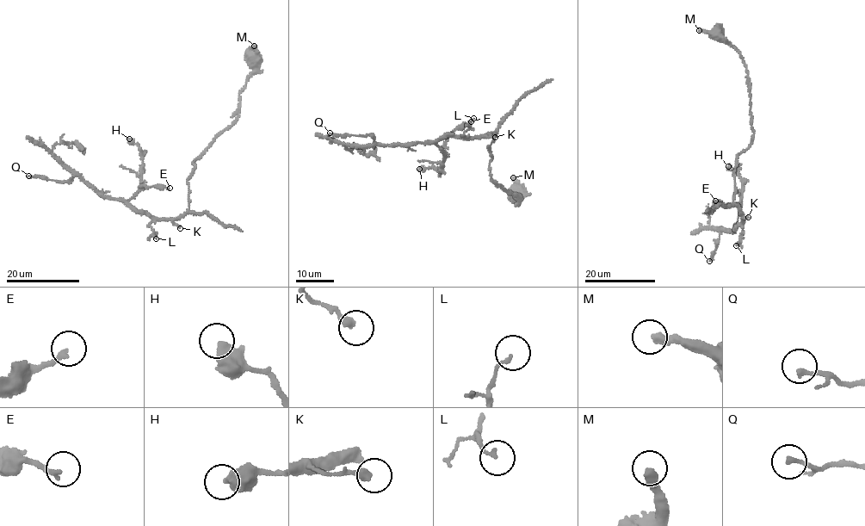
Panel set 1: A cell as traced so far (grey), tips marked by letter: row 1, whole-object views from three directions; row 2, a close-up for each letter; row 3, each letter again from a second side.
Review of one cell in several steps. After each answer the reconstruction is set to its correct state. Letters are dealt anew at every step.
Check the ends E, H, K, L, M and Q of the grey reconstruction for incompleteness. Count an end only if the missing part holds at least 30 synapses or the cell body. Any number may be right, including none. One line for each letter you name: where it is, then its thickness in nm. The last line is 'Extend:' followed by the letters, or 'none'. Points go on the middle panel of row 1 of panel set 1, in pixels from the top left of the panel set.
Extend: none

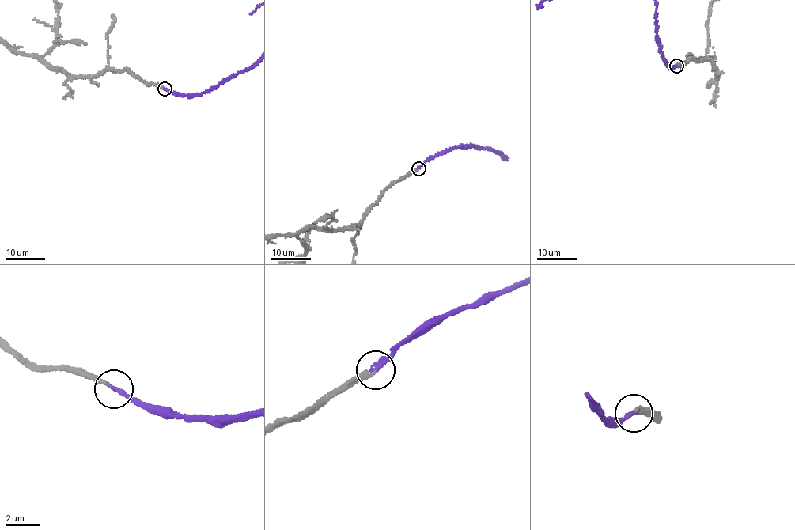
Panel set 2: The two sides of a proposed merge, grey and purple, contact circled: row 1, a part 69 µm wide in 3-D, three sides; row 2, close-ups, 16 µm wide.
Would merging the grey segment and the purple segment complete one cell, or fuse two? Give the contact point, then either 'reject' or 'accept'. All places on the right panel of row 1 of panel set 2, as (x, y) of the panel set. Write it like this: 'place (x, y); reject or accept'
place (676, 66); accept

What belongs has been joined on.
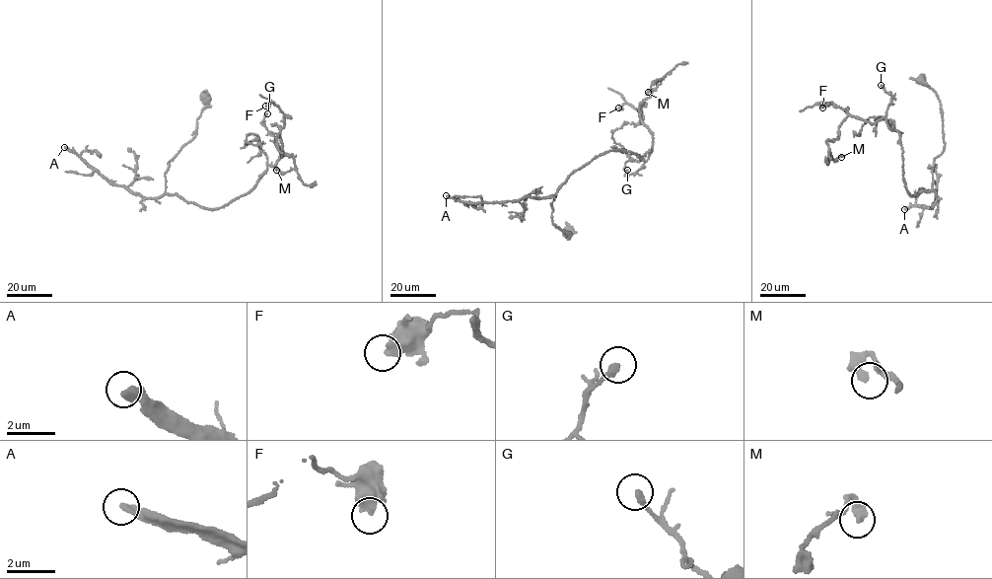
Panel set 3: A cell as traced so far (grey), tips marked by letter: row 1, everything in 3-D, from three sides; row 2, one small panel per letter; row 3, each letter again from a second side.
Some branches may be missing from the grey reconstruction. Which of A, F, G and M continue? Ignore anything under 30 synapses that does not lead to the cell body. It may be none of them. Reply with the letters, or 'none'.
A

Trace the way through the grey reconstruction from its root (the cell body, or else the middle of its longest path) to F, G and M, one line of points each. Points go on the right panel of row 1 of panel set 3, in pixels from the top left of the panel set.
F: (922, 80), (939, 100), (945, 144), (932, 190), (917, 194), (885, 117), (822, 108)
G: (922, 80), (939, 100), (945, 144), (932, 190), (917, 194), (881, 85)
M: (922, 80), (942, 111), (932, 190), (910, 195), (885, 117), (849, 115), (825, 141), (841, 157)

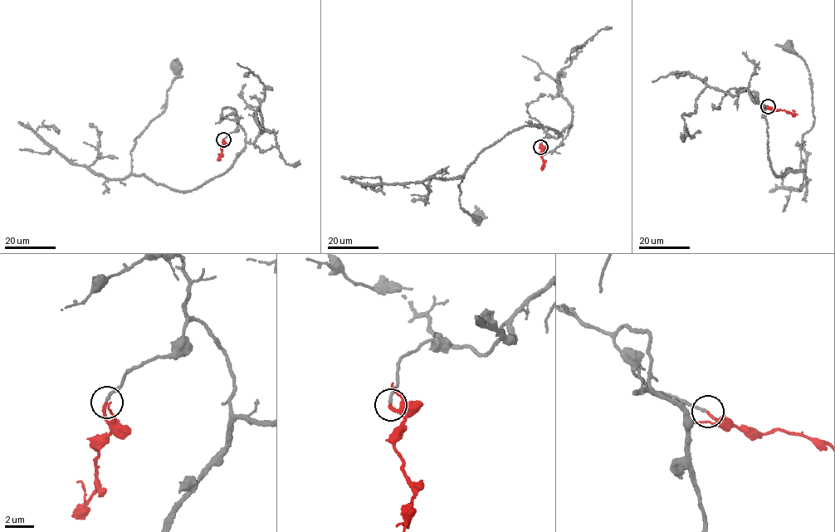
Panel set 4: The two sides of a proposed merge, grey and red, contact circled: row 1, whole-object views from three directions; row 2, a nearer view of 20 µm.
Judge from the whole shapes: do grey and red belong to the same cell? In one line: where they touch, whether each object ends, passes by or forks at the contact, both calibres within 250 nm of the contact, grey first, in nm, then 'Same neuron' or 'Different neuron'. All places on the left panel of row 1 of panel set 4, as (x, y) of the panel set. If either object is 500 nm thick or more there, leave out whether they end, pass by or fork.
Place: (223, 139). At the ring grey ends. At the ring red ends. Thickness 200 nm (grey) against 200 nm. Same neuron

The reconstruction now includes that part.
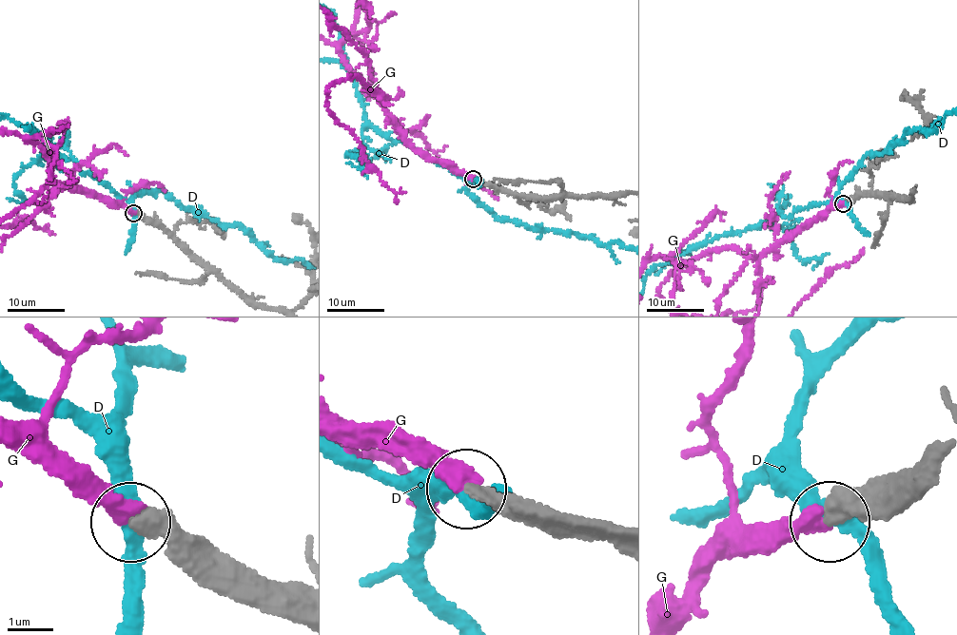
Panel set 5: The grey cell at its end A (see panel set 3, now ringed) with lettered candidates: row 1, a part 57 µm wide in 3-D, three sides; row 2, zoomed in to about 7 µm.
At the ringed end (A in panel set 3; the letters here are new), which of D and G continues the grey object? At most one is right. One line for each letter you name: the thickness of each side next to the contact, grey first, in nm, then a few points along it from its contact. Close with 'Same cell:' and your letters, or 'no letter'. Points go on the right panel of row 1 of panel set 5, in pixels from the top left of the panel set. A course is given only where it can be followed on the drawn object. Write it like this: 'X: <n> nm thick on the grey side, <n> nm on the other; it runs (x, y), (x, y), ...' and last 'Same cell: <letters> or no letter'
G: 420 nm thick on the grey side, 360 nm on the other
Same cell: G

